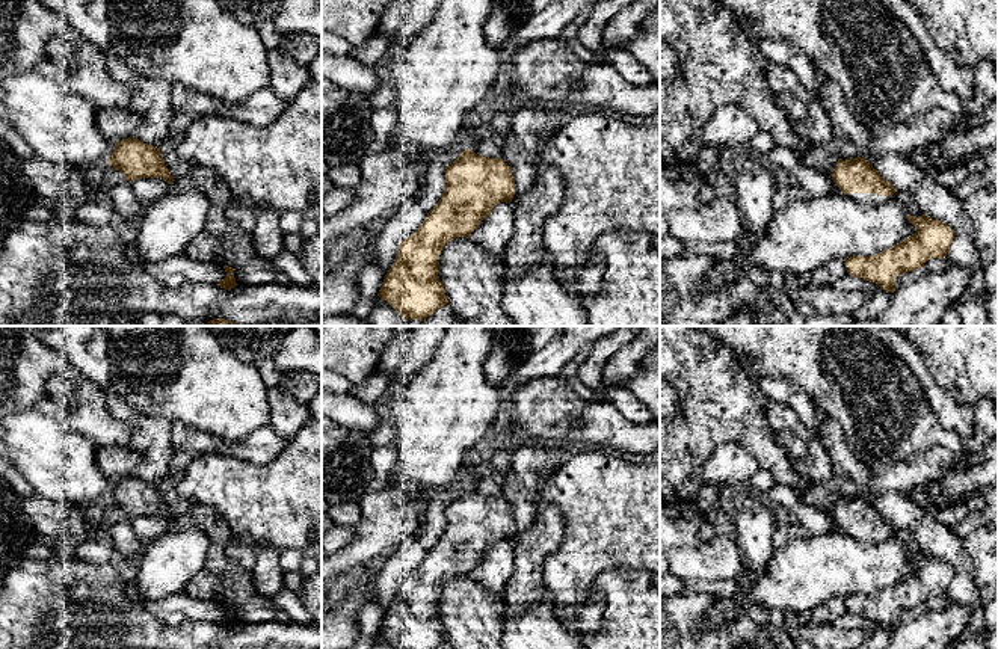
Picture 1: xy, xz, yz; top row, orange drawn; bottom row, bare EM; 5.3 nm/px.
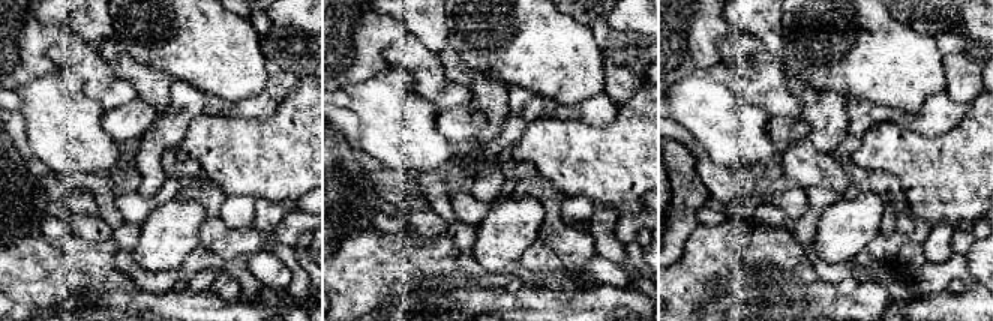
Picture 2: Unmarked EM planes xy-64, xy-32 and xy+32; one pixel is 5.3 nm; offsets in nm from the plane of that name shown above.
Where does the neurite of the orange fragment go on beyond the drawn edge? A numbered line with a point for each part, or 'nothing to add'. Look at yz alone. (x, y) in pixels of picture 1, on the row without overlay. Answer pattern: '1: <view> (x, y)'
1: yz (864, 536)

